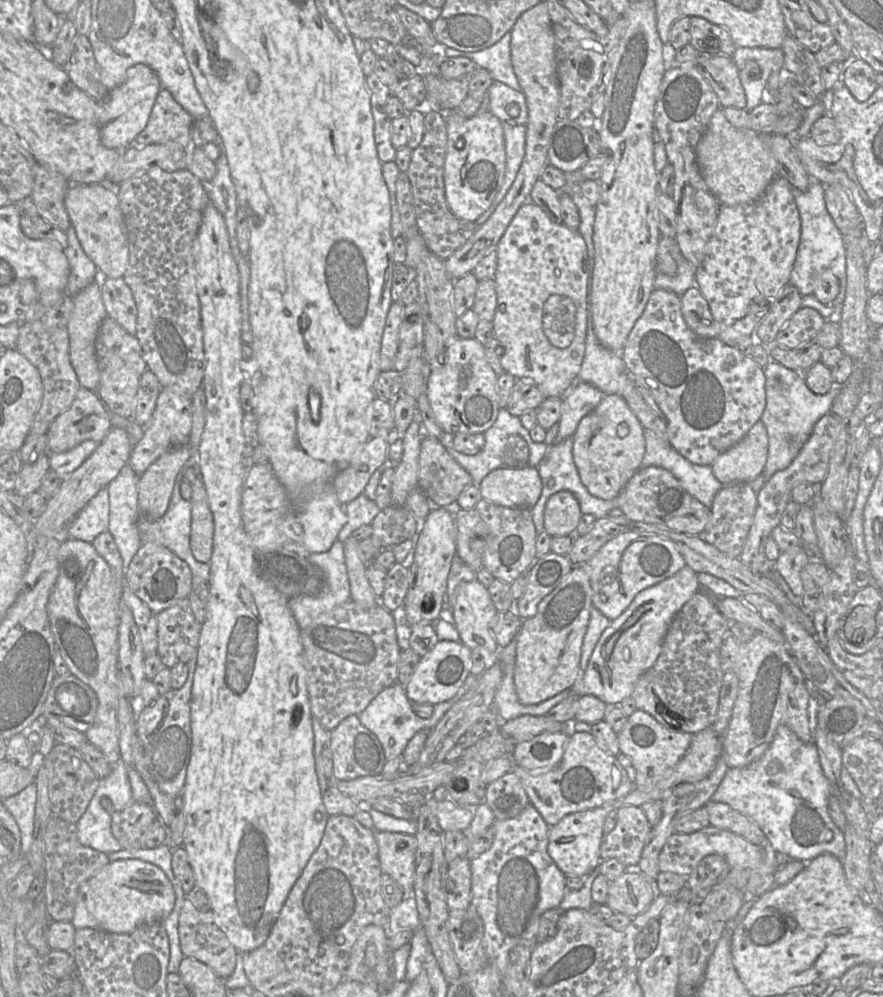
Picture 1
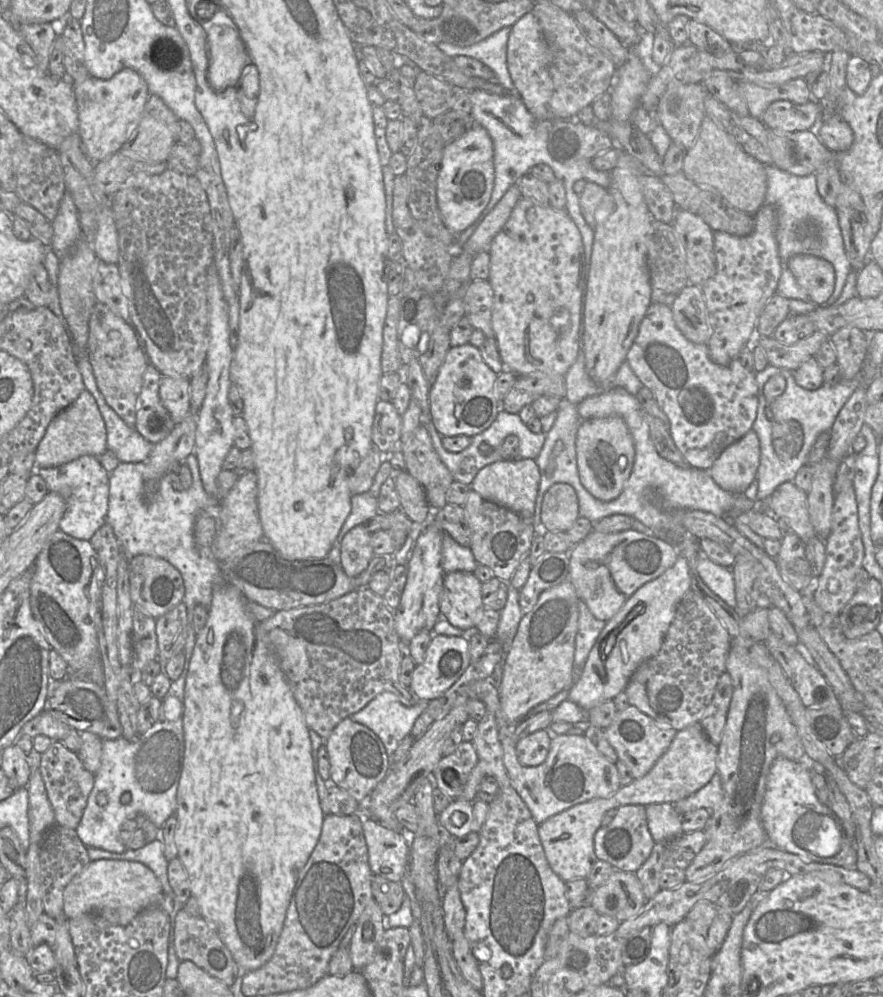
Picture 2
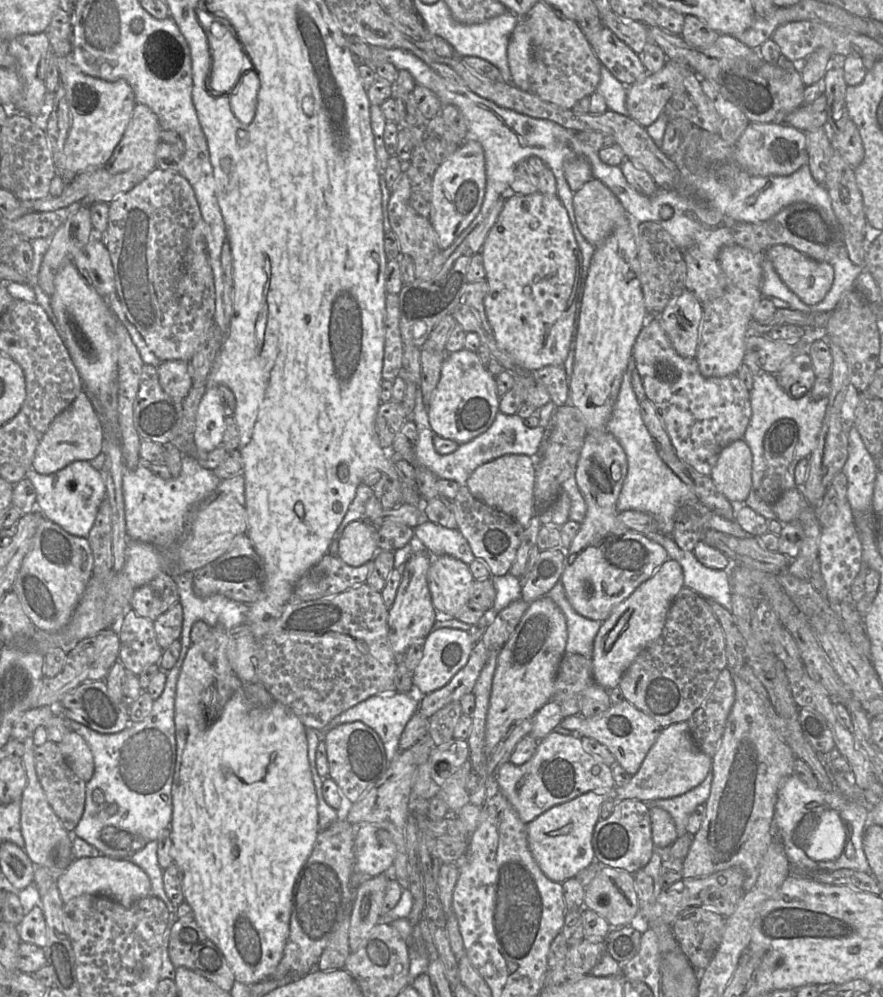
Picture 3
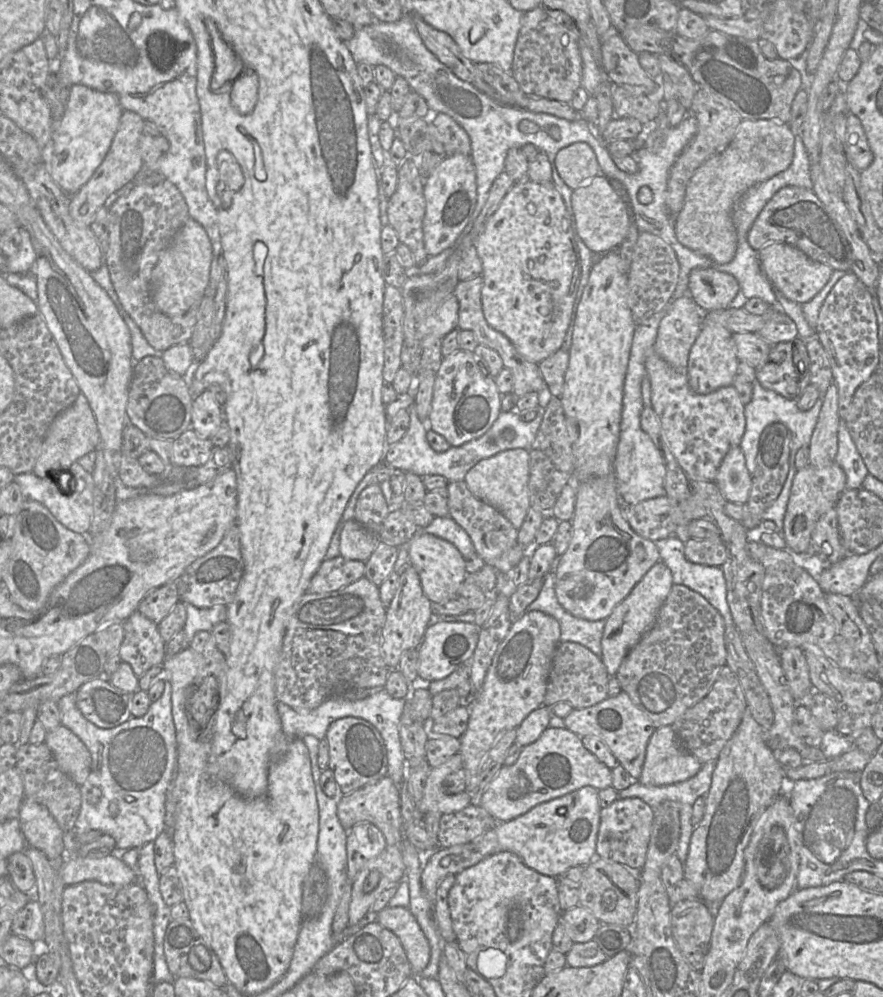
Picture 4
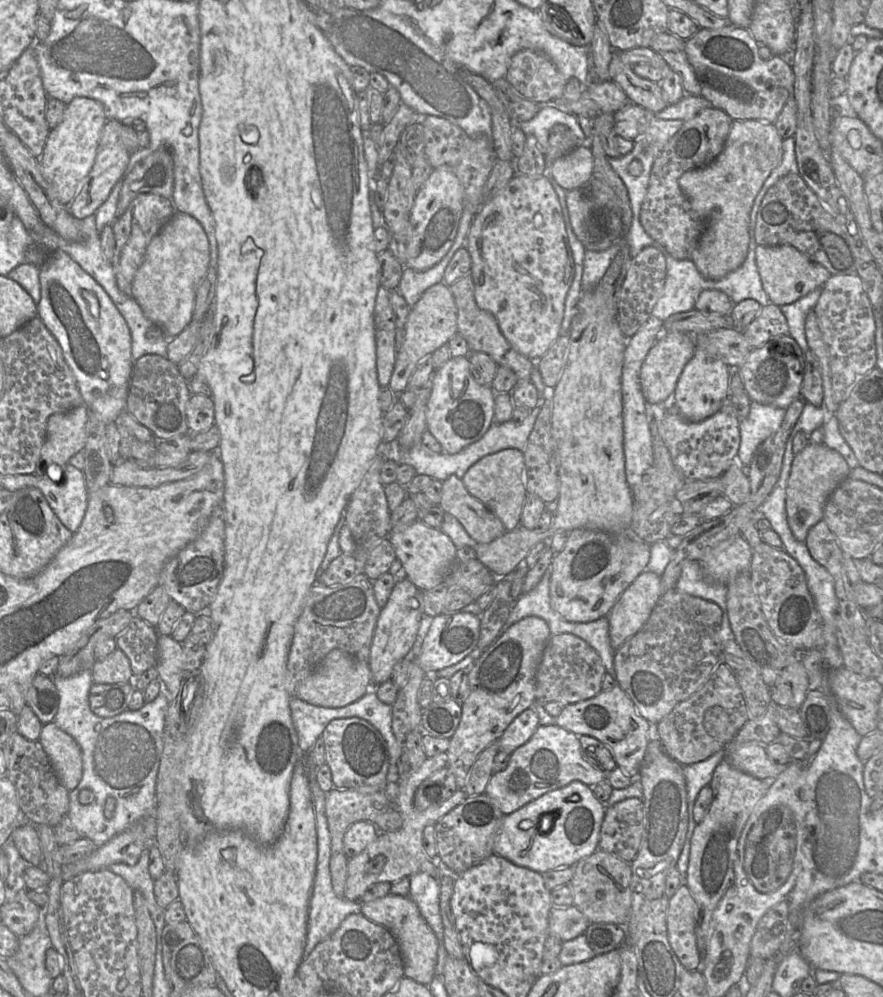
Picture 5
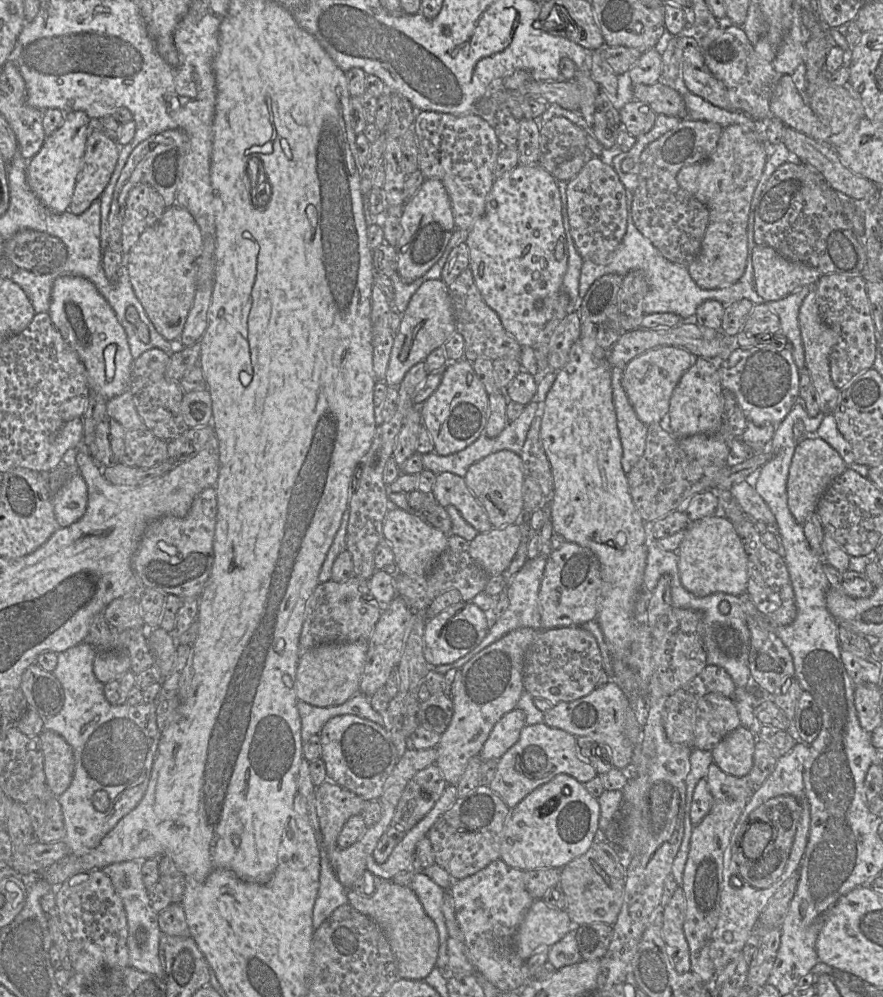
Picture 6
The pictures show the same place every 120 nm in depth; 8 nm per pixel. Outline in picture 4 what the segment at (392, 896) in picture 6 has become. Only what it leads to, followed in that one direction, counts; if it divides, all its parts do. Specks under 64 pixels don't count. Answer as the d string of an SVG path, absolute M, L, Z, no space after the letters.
M386 906L377 913L377 922L400 939L411 966L412 976L420 974L430 961L431 950L409 908Z

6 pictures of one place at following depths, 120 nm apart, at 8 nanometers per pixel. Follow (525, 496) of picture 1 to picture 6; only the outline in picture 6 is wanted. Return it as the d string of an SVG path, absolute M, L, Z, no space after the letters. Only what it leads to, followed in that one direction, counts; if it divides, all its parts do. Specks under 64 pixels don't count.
M510 450L492 453L472 464L464 477L467 487L484 508L493 528L502 528L521 519L524 479L521 456Z

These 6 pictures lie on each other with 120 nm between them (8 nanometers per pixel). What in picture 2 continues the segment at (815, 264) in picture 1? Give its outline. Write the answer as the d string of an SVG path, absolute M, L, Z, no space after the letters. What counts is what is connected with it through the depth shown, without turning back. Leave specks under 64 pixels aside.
M765 165L767 177L767 189L765 195L765 203L775 207L777 212L777 229L776 240L781 262L781 276L778 282L776 293L787 299L799 299L802 301L810 301L806 291L797 283L795 277L788 267L789 259L796 254L807 254L823 258L829 261L835 270L835 286L832 295L828 301L823 304L831 306L841 295L846 284L848 275L853 271L847 259L839 220L834 207L827 205L817 190L816 175L811 173L806 176L797 176L793 173L783 171L774 165Z

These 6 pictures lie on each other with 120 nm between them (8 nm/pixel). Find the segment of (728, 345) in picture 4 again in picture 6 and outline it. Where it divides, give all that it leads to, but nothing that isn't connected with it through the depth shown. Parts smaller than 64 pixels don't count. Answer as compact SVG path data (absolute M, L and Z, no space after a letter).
M697 357L683 374L672 397L665 420L669 431L676 438L695 434L719 433L722 426L723 387L717 362Z

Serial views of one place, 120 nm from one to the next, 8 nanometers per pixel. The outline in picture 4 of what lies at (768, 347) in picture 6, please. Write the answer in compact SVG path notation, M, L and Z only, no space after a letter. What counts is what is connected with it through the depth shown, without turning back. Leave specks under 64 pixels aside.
M803 339L771 345L766 363L756 368L756 380L788 400L797 400L810 384L810 360Z

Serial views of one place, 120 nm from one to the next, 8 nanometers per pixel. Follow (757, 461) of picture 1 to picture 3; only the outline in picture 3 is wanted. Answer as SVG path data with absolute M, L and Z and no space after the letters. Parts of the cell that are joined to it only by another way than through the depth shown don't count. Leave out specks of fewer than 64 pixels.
M743 438L722 450L710 477L732 504L744 503L752 490L752 453Z

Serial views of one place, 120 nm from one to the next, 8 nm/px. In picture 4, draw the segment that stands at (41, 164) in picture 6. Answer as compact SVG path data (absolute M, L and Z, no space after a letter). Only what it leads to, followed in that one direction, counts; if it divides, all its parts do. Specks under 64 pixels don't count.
M81 84L69 88L64 114L56 121L51 143L44 149L44 164L55 183L69 196L91 178L109 151L124 110L116 94L93 90Z

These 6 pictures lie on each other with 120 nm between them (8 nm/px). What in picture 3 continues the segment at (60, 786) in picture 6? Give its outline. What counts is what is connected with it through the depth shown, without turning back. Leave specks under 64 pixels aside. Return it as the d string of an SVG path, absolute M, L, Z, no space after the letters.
M69 731L56 744L73 772L87 783L94 774L95 766L93 754L84 738Z

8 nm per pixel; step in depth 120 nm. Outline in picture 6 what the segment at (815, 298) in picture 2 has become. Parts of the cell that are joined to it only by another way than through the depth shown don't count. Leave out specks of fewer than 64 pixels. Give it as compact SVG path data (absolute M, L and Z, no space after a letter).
M755 244L752 251L754 285L765 301L777 301L804 286L815 286L822 273L790 260L772 247Z

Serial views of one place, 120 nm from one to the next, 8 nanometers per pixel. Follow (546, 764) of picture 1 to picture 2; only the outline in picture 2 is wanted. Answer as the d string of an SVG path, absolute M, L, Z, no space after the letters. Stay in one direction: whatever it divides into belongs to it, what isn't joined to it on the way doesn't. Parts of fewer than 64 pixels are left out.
M540 730L519 739L516 744L518 761L527 767L542 764L548 756L552 736L549 730Z

